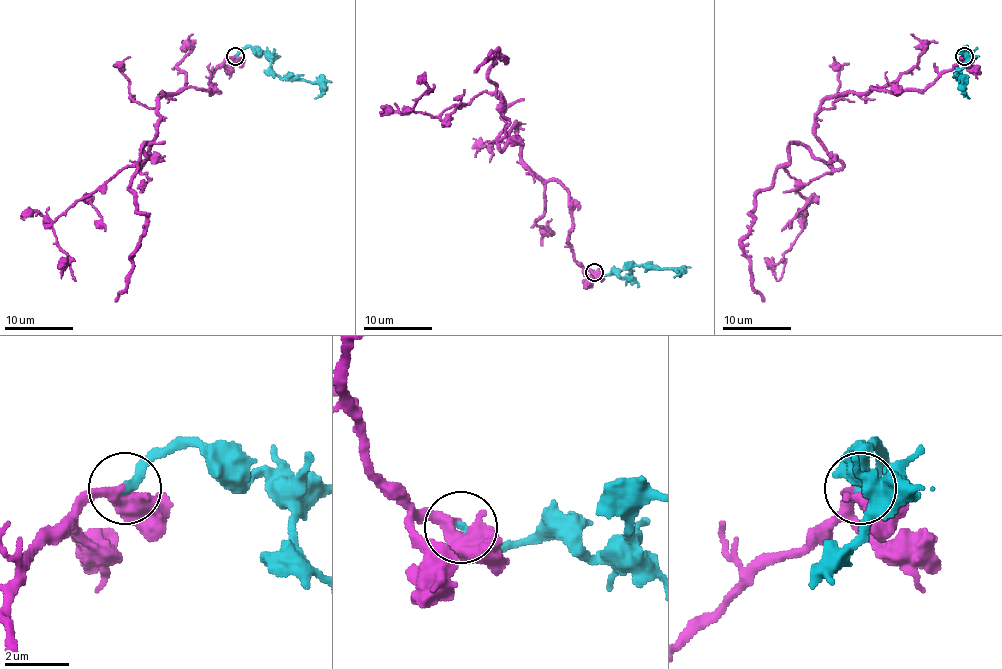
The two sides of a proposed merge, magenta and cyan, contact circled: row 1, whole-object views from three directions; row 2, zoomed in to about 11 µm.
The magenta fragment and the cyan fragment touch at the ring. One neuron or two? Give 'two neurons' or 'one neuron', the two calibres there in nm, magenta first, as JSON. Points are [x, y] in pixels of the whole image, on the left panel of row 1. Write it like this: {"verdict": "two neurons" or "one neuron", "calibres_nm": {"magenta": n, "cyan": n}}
{"verdict": "one neuron", "calibres_nm": {"magenta": 320, "cyan": 300}}

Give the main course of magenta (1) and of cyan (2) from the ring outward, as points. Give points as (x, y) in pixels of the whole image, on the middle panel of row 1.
1: (593, 271), (518, 124), (502, 150), (502, 98), (434, 117), (412, 110), (420, 84)
2: (593, 271), (614, 273), (624, 278), (636, 266), (674, 268), (681, 271), (674, 278)

